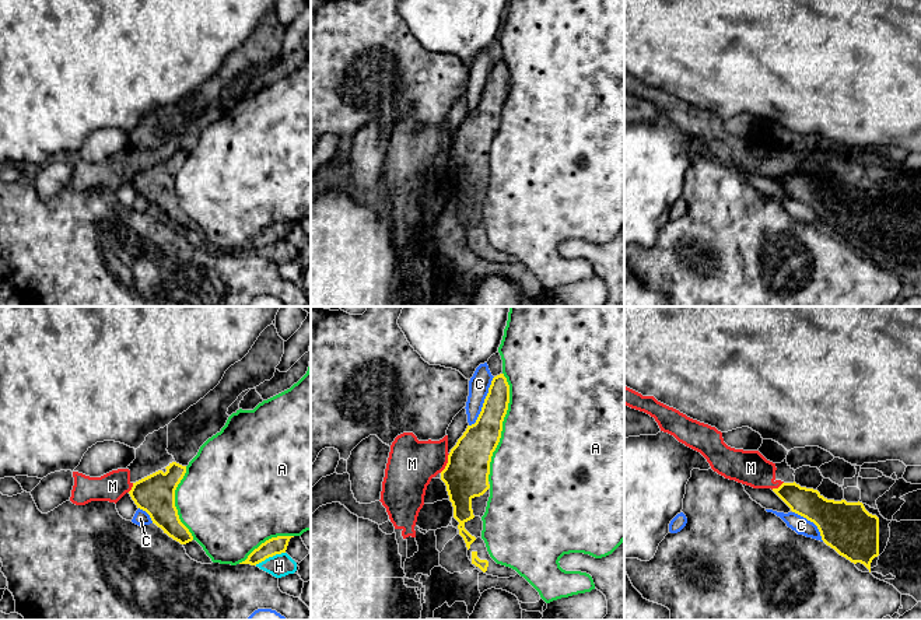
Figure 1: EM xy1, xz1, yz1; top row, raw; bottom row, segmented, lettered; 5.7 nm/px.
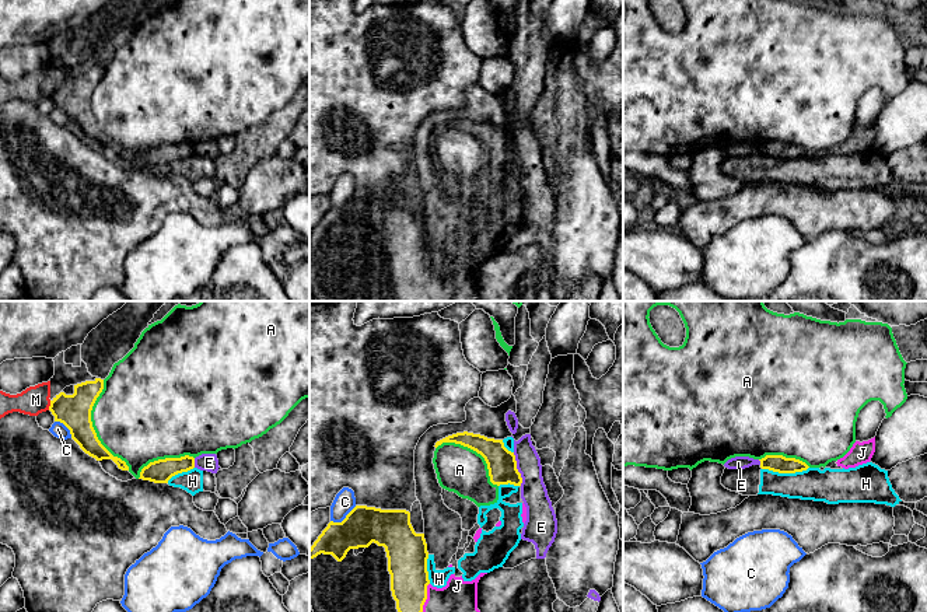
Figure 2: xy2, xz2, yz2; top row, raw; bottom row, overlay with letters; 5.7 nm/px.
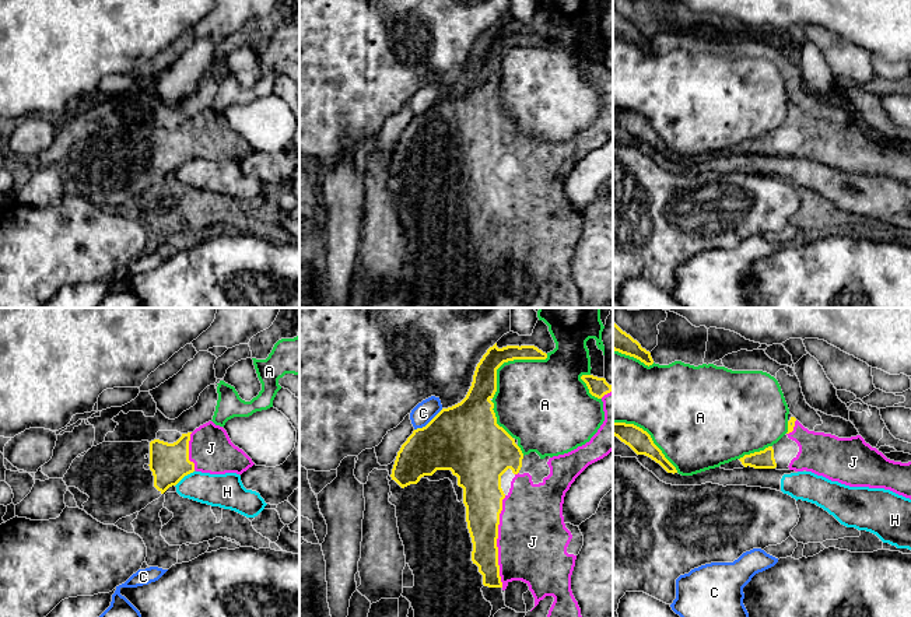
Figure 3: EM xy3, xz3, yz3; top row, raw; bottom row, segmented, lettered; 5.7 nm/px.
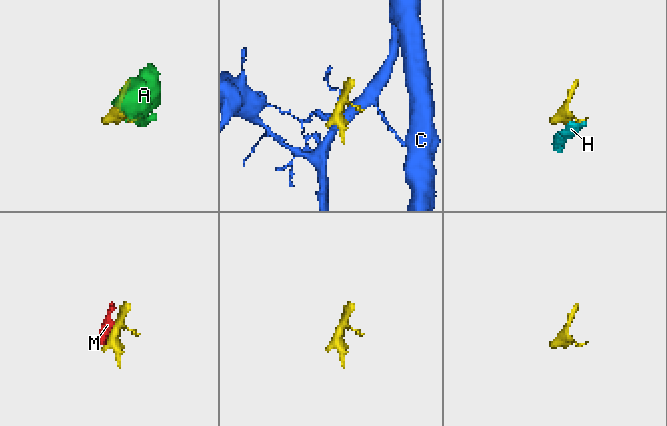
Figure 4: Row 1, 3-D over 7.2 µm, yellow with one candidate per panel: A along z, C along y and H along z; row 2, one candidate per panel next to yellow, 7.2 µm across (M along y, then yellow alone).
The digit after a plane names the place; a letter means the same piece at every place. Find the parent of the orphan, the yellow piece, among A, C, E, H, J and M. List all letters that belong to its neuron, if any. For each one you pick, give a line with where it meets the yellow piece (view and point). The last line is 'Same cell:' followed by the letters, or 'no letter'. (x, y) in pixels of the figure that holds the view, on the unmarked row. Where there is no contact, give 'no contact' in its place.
J: xz3 (496, 228)
Same cell: J

